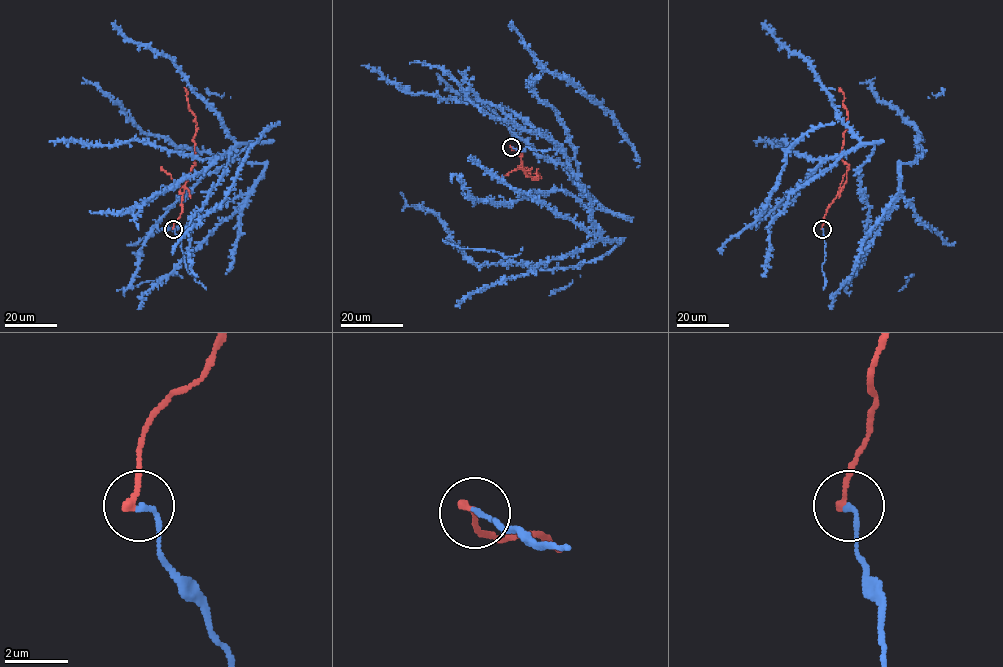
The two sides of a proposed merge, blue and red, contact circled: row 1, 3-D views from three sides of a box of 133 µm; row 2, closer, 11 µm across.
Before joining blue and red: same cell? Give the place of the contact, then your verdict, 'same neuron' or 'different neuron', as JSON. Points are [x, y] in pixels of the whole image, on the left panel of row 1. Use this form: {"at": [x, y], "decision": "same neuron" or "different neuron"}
{"at": [173, 229], "decision": "different neuron"}

